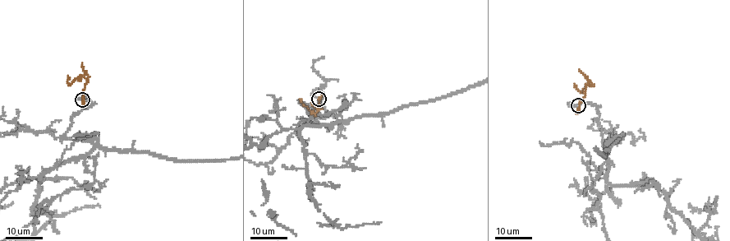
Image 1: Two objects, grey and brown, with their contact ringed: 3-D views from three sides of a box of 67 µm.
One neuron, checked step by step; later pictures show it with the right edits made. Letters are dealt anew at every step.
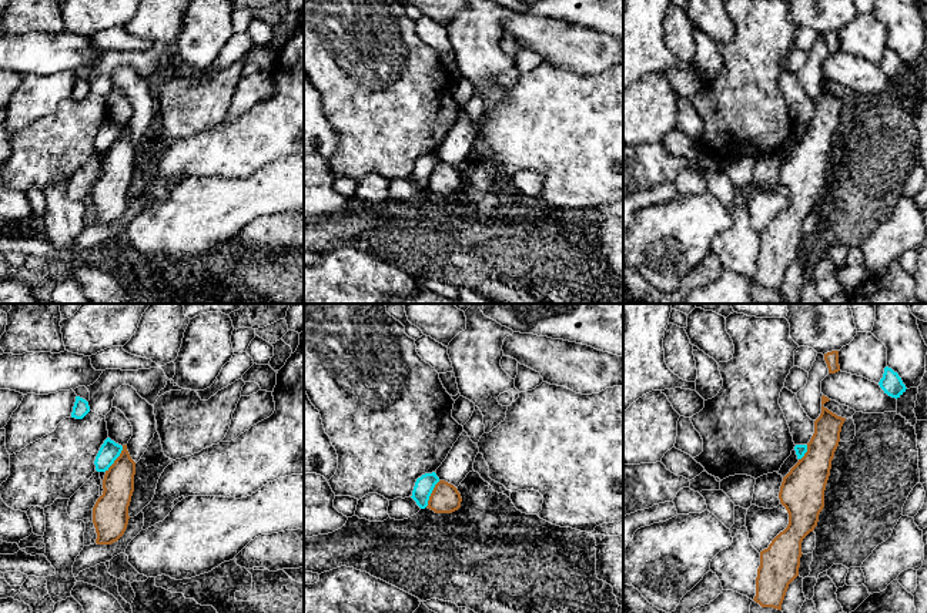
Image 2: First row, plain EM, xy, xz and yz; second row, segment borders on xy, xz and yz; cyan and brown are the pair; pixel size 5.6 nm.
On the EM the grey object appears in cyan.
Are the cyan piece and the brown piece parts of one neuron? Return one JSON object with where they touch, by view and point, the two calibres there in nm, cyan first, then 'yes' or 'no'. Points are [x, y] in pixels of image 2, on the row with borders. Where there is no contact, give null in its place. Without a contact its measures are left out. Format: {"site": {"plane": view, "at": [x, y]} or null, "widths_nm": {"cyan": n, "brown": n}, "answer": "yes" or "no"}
{"site": {"plane": "xy", "at": [116, 458]}, "widths_nm": {"cyan": 110, "brown": 180}, "answer": "no"}

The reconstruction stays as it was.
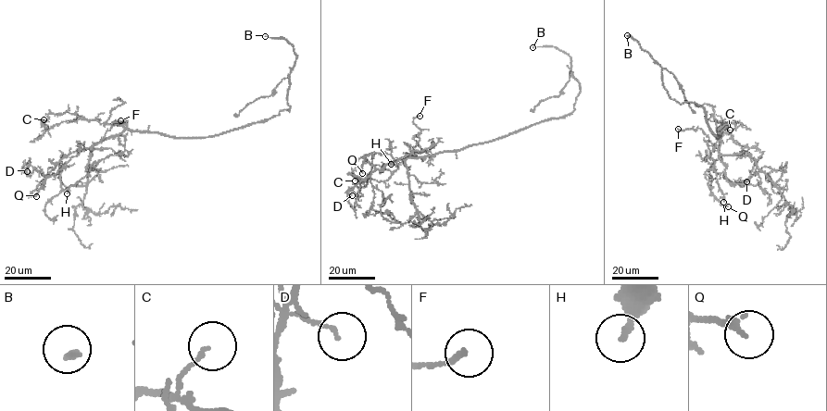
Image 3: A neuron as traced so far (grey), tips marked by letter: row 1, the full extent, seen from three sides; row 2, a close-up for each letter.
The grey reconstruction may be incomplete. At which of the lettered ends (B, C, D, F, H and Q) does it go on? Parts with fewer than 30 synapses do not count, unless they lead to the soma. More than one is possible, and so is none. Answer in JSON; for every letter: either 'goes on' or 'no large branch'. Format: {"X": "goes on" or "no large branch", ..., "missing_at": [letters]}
{"B": "goes on", "C": "no large branch", "D": "no large branch", "F": "no large branch", "H": "no large branch", "Q": "no large branch", "missing_at": ["B"]}

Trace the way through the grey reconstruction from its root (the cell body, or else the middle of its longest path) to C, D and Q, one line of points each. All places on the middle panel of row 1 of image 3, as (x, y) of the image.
C: (484, 143), (430, 156), (409, 156), (384, 181), (370, 178), (360, 181), (356, 178), (355, 180)
D: (484, 143), (421, 157), (394, 160), (357, 183), (349, 191), (352, 195)
Q: (484, 143), (398, 160), (383, 152), (371, 153), (365, 156), (362, 173)

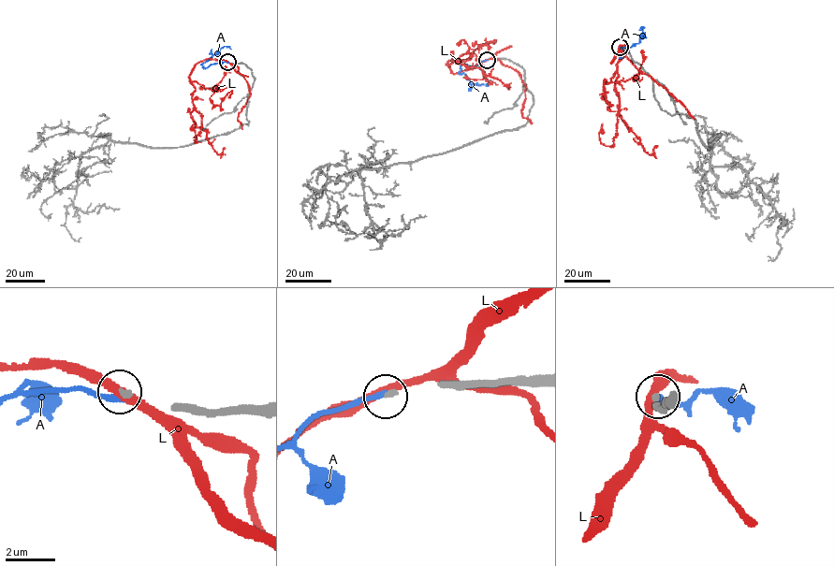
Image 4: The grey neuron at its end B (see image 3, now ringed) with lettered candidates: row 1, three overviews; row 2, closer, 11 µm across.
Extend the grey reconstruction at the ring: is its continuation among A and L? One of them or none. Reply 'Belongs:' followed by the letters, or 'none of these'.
Belongs: none of these

